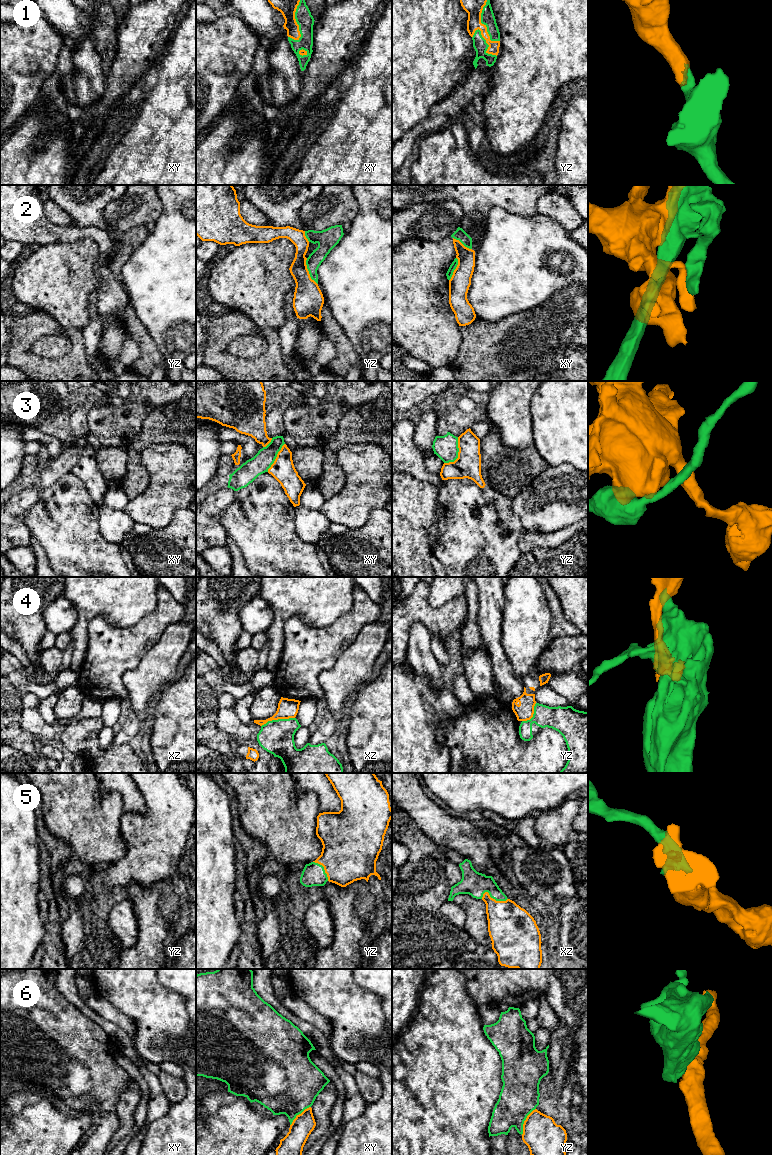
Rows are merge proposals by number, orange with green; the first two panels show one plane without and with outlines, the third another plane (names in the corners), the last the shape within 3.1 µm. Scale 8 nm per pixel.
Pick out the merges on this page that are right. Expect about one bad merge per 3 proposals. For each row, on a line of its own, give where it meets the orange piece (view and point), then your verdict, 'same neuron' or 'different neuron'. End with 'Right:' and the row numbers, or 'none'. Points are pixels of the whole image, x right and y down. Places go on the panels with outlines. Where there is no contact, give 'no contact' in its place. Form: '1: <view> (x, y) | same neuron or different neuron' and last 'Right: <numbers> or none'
1: yz (483, 24) | same neuron
2: yz (308, 271) | different neuron
3: yz (458, 454) | different neuron
4: xz (277, 719) | different neuron
5: xz (492, 898) | same neuron
6: yz (524, 1121) | same neuron
Right: 1, 5, 6

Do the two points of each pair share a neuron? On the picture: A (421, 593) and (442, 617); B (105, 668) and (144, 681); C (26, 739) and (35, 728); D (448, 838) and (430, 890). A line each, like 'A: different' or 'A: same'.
A: same
B: different
C: different
D: different

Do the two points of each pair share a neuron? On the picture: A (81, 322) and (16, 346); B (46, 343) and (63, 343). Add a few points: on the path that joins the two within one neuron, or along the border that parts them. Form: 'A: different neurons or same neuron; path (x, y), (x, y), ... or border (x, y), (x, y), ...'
A: different neurons; border (47, 313), (63, 327), (79, 328), (82, 331)
B: same neuron; path (50, 343), (59, 343)

